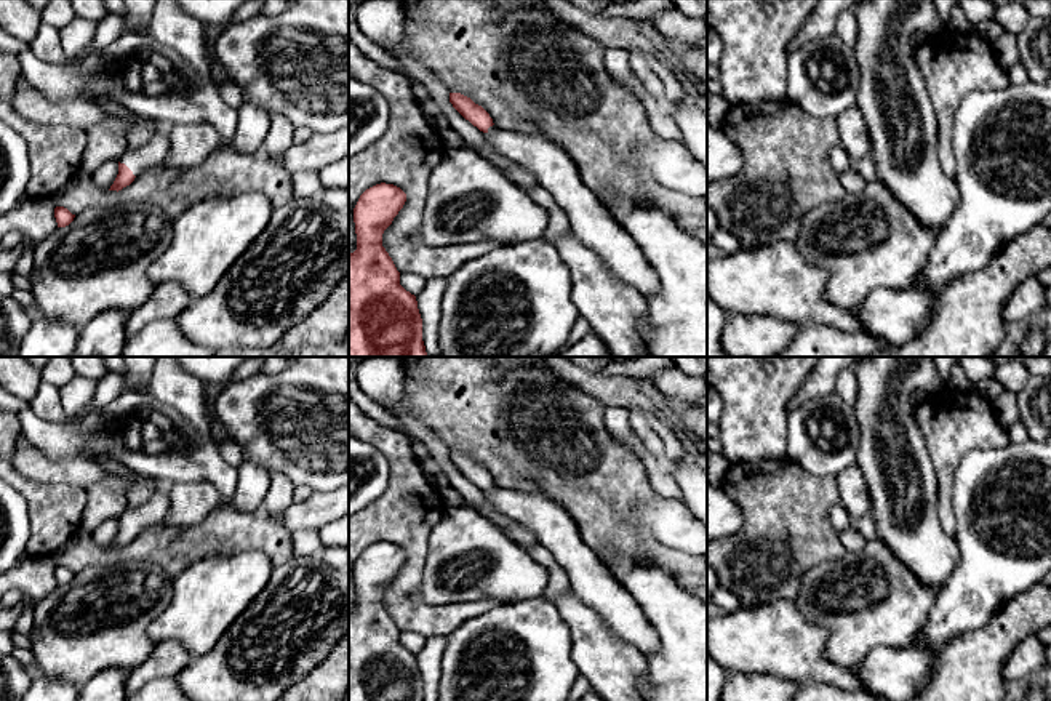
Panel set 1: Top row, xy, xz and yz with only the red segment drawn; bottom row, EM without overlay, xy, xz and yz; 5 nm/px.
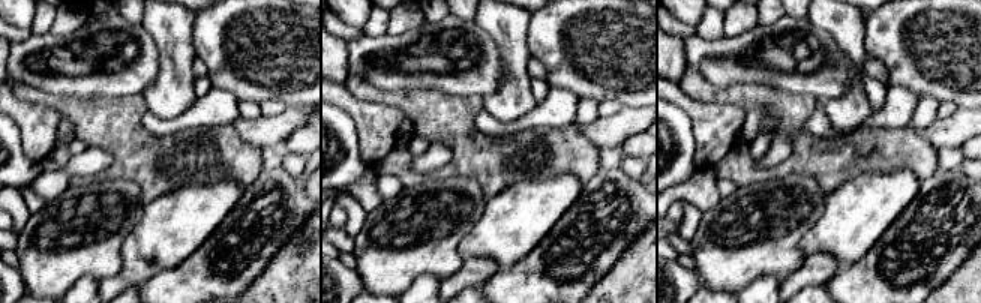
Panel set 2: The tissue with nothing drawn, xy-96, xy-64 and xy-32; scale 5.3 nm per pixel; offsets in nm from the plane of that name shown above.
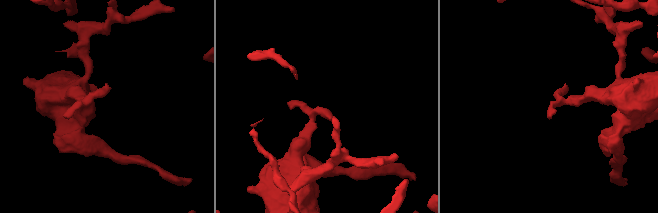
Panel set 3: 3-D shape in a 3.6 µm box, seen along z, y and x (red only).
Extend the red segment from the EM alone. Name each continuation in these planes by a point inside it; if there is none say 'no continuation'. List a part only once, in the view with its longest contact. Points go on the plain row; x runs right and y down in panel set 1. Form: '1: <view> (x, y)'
1: xy (155, 508)

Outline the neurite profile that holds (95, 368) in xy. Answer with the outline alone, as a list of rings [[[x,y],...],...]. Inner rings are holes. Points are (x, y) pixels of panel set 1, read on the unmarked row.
[[[69,357],[77,376],[99,383],[107,371],[123,376],[125,391],[136,391],[130,383],[123,357]]]

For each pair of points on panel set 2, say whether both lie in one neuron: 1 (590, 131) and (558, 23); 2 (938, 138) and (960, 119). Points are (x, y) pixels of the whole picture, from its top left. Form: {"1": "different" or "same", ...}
{"1": "different", "2": "same"}

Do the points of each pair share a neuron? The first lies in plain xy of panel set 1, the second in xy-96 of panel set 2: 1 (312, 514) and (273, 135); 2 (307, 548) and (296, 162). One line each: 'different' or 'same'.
1: same
2: different

